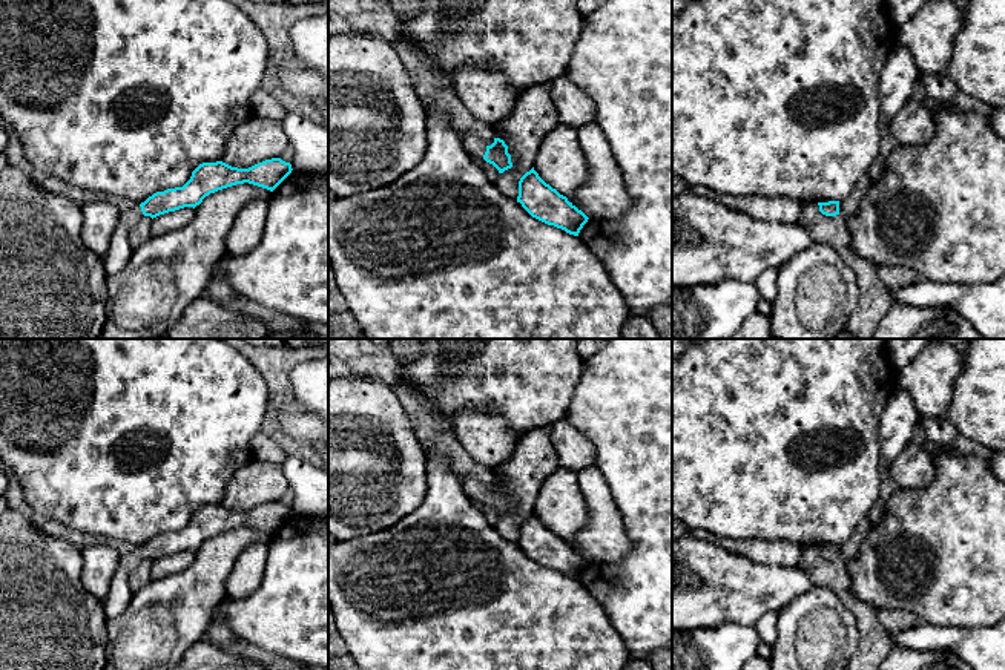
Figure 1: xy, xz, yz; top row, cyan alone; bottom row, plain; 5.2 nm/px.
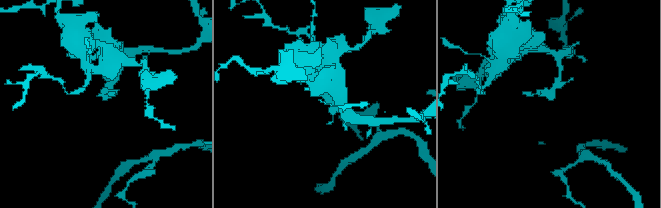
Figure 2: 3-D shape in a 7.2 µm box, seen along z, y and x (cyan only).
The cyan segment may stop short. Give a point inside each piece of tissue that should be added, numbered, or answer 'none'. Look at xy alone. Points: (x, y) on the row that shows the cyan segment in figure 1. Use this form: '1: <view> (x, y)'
1: xy (118, 255)

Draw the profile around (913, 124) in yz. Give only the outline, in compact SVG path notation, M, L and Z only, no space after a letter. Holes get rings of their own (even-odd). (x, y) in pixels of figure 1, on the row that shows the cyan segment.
M910 100L888 120L888 129L899 146L925 144L936 132L933 109Z

